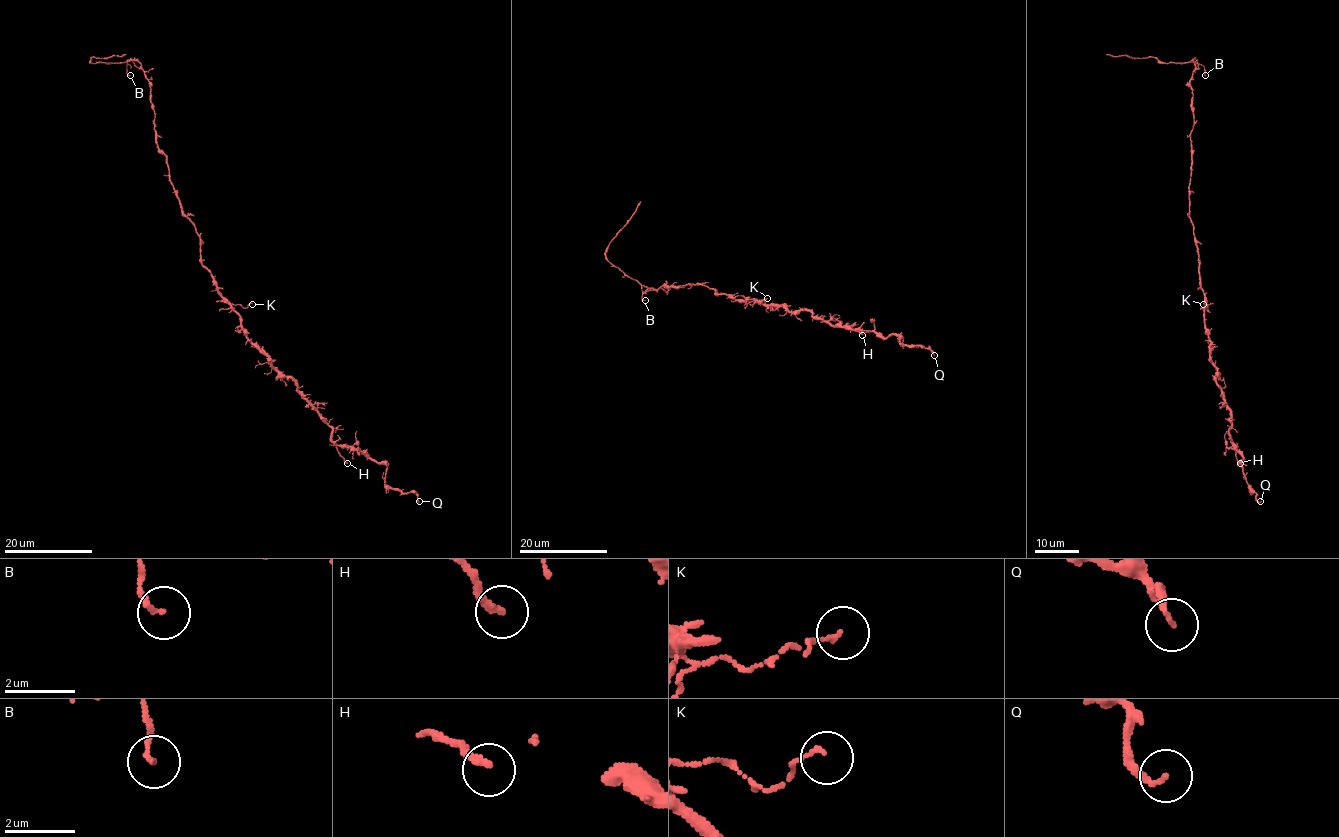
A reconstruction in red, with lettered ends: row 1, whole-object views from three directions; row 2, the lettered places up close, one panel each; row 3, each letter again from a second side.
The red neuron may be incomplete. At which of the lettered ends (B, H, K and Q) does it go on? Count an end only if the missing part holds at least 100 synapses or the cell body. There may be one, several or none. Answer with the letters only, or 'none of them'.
none of them

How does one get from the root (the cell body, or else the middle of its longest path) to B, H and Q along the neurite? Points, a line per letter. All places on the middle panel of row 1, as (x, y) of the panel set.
B: (722, 294), (703, 285), (688, 284), (669, 288), (663, 285), (656, 290), (642, 291), (641, 300), (645, 300)
H: (722, 294), (784, 305), (790, 311), (808, 310), (829, 325), (847, 325), (862, 335)
Q: (722, 294), (808, 310), (829, 325), (885, 338), (898, 335), (902, 344), (924, 346), (934, 355)

